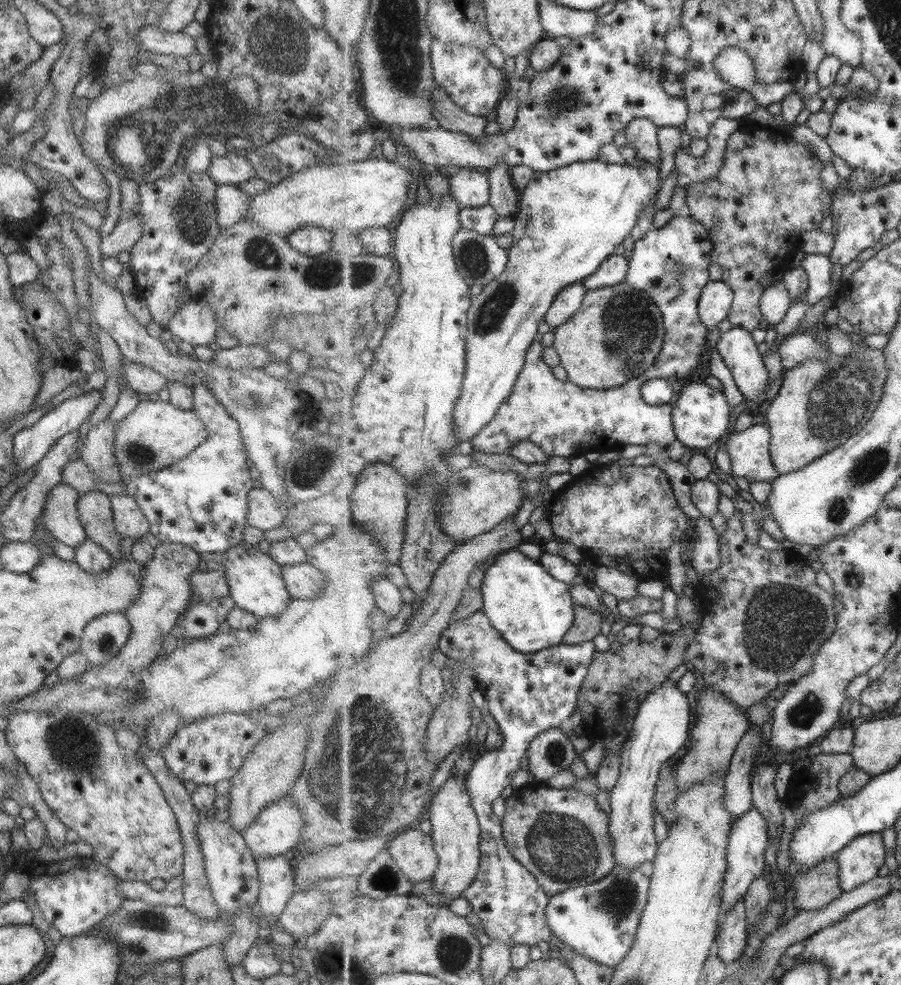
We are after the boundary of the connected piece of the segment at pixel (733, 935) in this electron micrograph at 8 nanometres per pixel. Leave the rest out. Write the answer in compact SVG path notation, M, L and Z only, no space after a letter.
M743 900L735 903L733 909L725 915L723 929L715 944L718 955L725 963L737 965L749 945L749 937L748 913Z

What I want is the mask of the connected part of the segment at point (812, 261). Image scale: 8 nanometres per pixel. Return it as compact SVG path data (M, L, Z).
M805 254L802 268L805 270L807 278L809 278L806 300L811 305L829 296L831 280L833 280L833 268L831 265L832 262L830 262L828 255Z

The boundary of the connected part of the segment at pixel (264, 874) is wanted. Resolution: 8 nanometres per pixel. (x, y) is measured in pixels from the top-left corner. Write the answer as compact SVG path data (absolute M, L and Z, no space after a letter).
M284 855L273 856L273 858L255 858L254 861L259 886L255 906L262 922L267 926L277 928L276 919L285 908L288 898L291 898L295 891L292 868Z

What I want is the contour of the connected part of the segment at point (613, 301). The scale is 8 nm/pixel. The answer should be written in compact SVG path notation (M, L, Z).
M625 281L615 288L588 290L583 306L575 312L575 316L553 331L555 340L552 346L560 356L560 364L567 372L567 379L581 388L610 389L639 378L656 363L662 348L665 348L664 313L651 296Z

